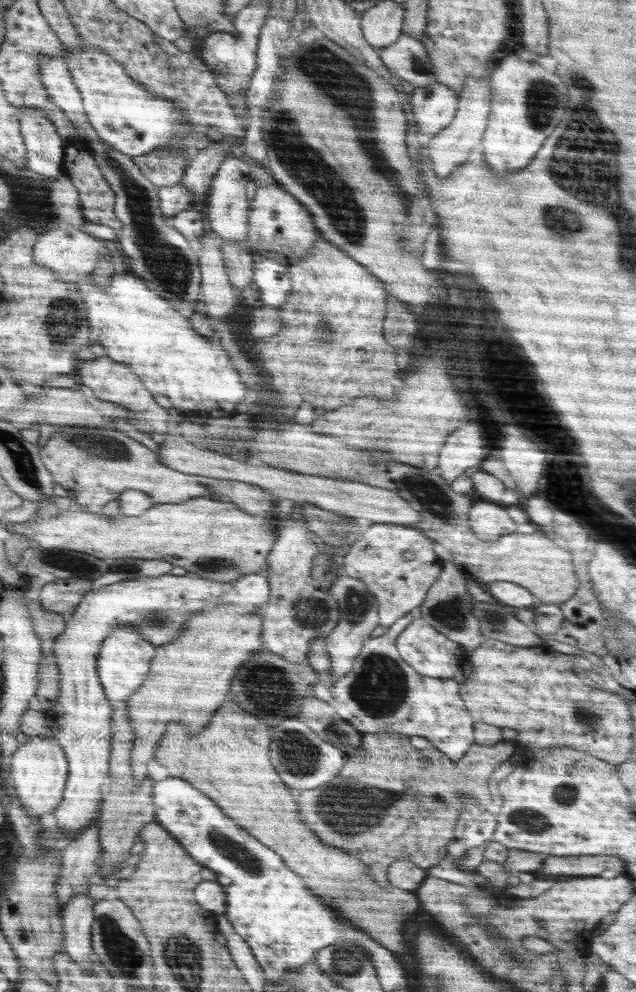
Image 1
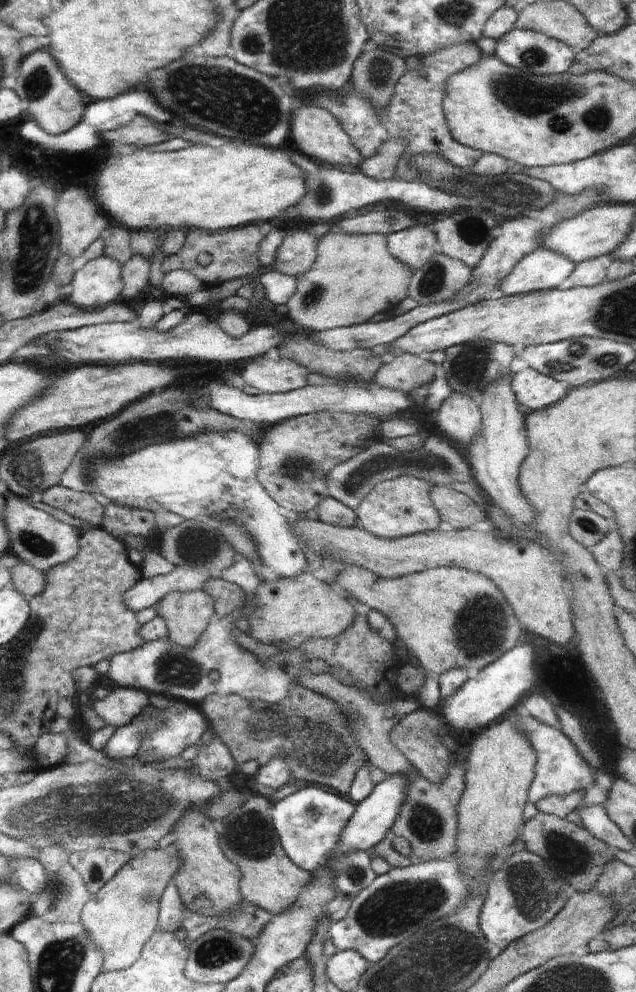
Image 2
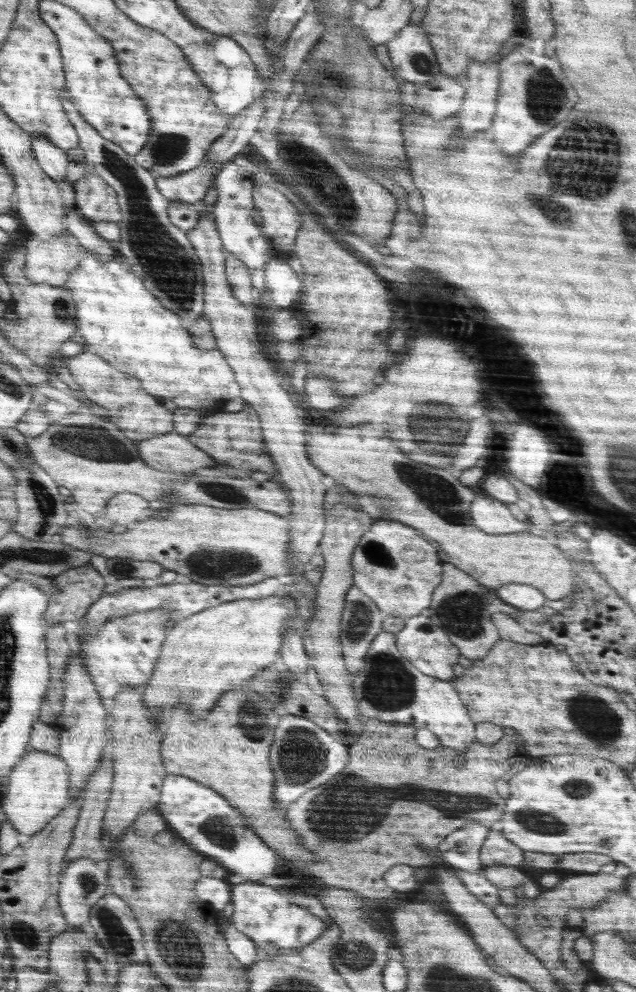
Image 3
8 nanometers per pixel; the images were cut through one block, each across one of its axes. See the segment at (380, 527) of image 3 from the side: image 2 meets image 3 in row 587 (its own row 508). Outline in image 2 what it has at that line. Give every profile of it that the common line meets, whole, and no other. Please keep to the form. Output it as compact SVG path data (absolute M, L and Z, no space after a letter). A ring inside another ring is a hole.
M398 476L372 488L355 510L360 528L378 538L406 538L439 528L440 514L430 498L429 484L416 476Z

